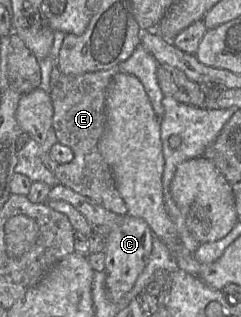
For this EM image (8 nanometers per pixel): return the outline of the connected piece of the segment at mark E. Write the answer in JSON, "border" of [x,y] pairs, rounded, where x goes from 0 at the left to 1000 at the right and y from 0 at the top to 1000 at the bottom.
{"border":[[[490,208],[324,237],[257,237],[212,271],[203,297],[220,328],[216,407],[237,448],[295,467],[307,486],[299,508],[241,521],[220,543],[224,555],[249,580],[382,628],[436,659],[515,681],[527,675],[523,644],[477,587],[456,527],[407,470],[440,388],[444,284],[469,243],[498,227]]]}

